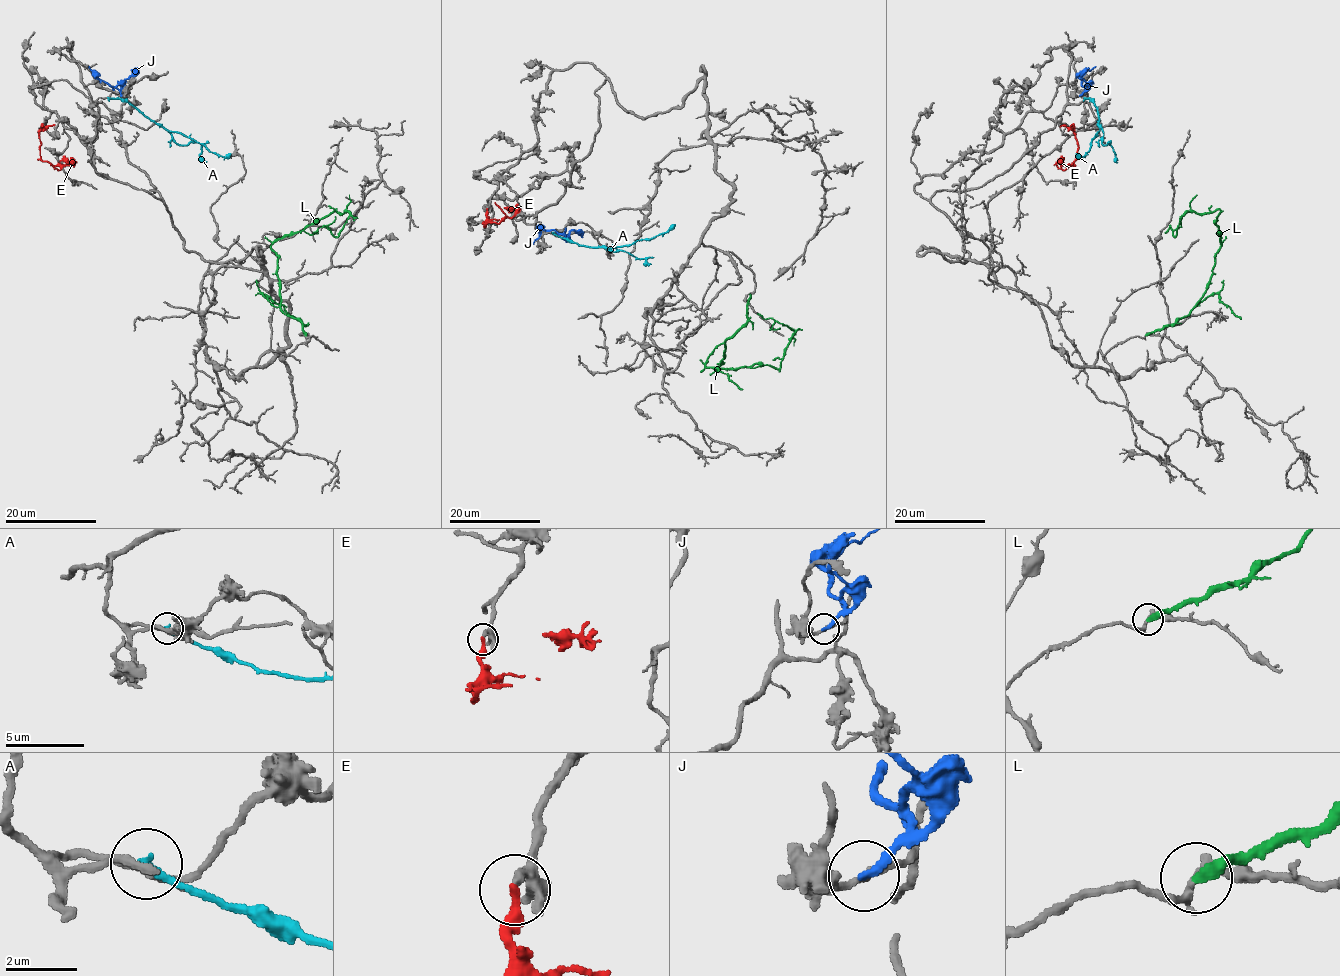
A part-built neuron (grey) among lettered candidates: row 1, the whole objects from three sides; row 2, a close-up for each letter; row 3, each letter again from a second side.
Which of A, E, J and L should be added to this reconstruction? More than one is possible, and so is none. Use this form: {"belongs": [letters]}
{"belongs": ["E"]}

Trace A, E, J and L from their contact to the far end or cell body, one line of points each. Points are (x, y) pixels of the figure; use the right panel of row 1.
A: (1084, 98), (1096, 107), (1099, 131), (1085, 155), (1082, 157), (1076, 153)
E: (1060, 126), (1068, 126), (1074, 132), (1078, 146), (1075, 165), (1065, 165), (1059, 160)
J: (1079, 96), (1085, 89), (1080, 76), (1095, 66)
L: (1145, 335), (1191, 311), (1207, 289), (1220, 211), (1187, 211), (1175, 236), (1170, 225), (1165, 233)

